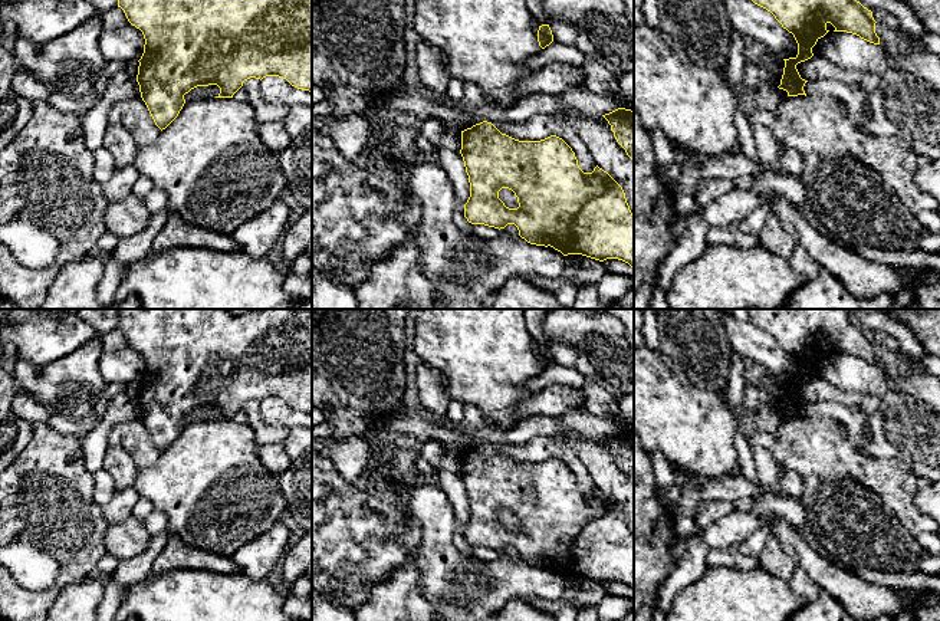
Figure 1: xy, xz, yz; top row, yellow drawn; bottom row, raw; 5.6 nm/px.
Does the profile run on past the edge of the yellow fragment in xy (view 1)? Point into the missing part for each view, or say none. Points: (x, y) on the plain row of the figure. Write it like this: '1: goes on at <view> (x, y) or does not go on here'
1: does not go on here

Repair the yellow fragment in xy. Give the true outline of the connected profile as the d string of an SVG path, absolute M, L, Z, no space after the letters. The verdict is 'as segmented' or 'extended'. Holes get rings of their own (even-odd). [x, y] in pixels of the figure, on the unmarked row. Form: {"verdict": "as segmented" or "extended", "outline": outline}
{"verdict": "as segmented", "outline": "M116 309L118 329L121 329L128 344L139 351L144 356L145 367L141 378L137 404L141 420L145 424L155 447L165 451L183 431L184 417L197 408L217 407L220 415L216 420L233 420L243 408L243 404L256 400L279 398L286 401L292 408L312 414L312 310L308 309L252 309L250 312L234 315L229 309Z"}

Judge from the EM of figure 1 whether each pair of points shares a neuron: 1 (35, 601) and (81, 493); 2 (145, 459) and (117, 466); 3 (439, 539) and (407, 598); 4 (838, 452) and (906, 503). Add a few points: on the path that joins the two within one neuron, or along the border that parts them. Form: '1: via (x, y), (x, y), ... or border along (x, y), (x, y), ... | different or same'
1: via (62, 581), (75, 565), (75, 522) | same
2: border along (109, 444), (120, 446), (138, 469) | different
3: border along (420, 541), (417, 552), (420, 587), (431, 605) | different
4: via (855, 465), (876, 473), (888, 486) | same

